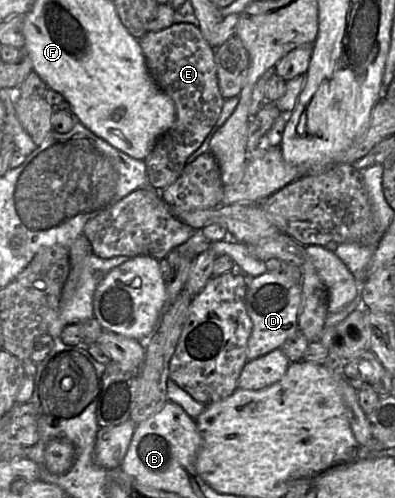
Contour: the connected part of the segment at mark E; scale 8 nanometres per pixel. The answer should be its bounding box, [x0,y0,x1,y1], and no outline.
[139,23,225,192]

